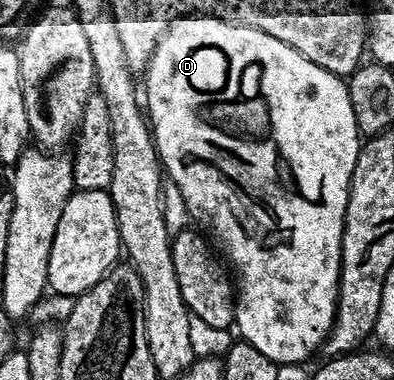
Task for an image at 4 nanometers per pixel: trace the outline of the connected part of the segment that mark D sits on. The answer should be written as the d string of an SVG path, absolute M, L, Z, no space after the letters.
M210 16L176 18L167 27L166 34L156 41L155 51L145 71L146 78L145 114L149 119L155 139L155 150L159 153L159 160L166 177L181 192L187 205L187 213L192 219L211 218L211 230L215 233L214 241L217 246L219 241L218 249L222 251L225 258L227 253L228 263L231 261L235 265L237 297L234 329L239 330L238 337L244 342L253 344L253 348L257 348L261 356L269 356L269 360L273 360L276 364L305 361L314 350L318 351L326 342L327 335L331 333L331 325L335 322L347 193L353 164L357 160L357 152L361 145L361 135L353 116L353 104L349 104L346 81L340 75L331 74L325 68L313 64L313 60L305 60L305 56L301 56L297 48L289 48L289 44L281 44L281 40L257 28L238 26Z

